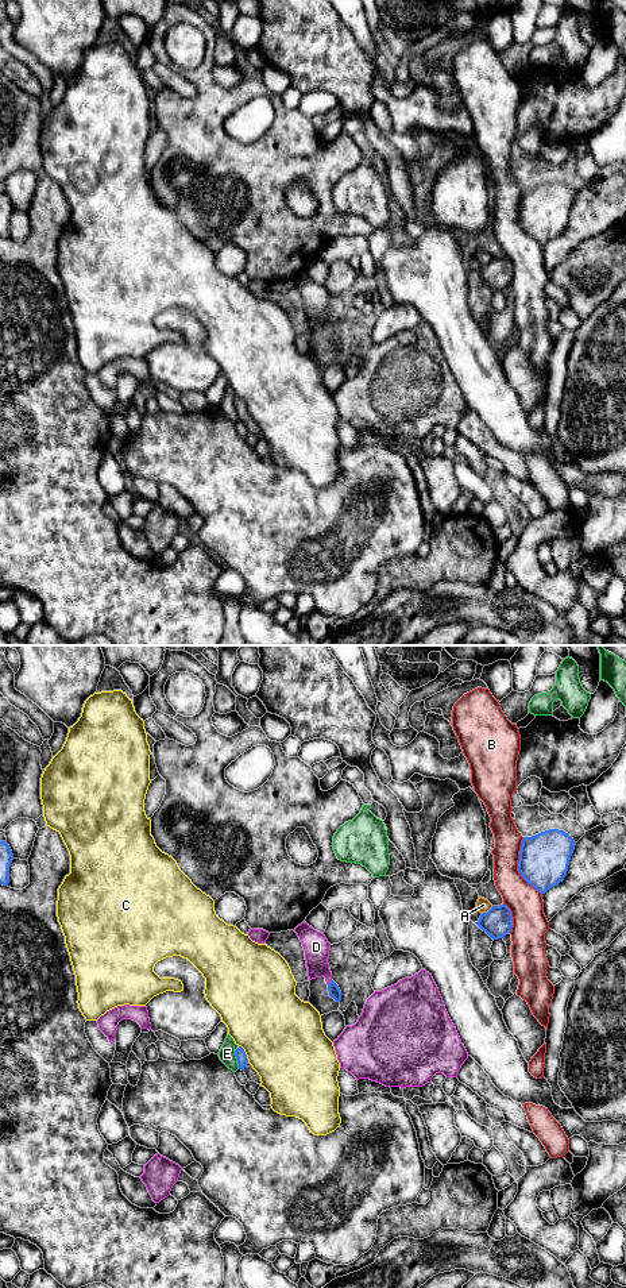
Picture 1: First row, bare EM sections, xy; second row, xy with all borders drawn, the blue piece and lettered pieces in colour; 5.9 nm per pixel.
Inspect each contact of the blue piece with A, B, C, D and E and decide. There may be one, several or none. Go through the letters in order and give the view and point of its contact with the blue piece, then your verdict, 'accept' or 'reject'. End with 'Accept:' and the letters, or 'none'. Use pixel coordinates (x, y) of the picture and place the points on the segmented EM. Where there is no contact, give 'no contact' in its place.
A: meets blue in xy at (489, 910); reject
B: meets blue in xy at (518, 867); reject
C: meets blue in xy at (244, 1053); reject
D: meets blue in xy at (329, 983); reject
E: meets blue in xy at (238, 1060); reject
Accept: none

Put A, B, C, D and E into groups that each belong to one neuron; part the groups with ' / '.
A / B / C / D / E

